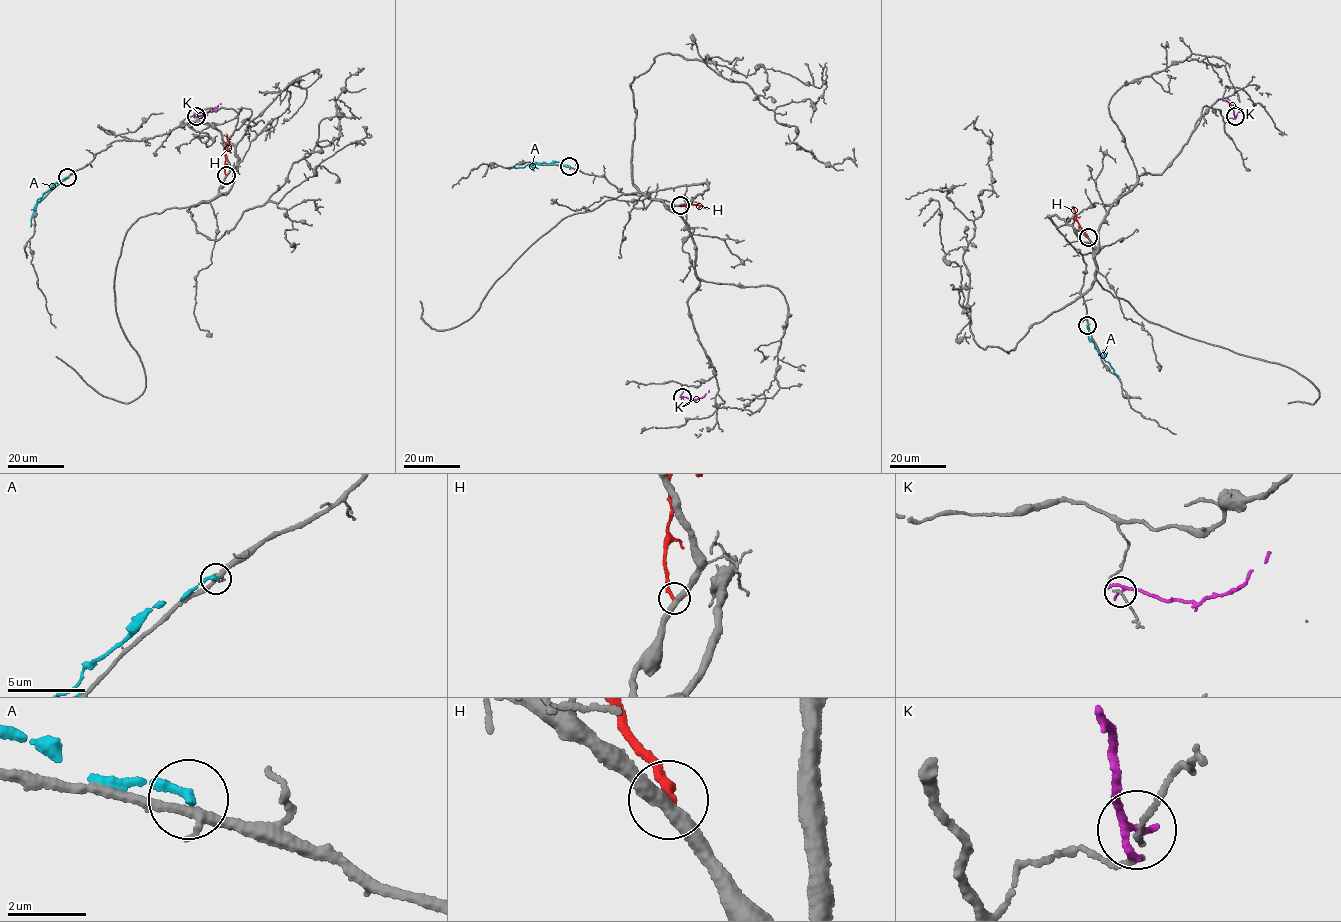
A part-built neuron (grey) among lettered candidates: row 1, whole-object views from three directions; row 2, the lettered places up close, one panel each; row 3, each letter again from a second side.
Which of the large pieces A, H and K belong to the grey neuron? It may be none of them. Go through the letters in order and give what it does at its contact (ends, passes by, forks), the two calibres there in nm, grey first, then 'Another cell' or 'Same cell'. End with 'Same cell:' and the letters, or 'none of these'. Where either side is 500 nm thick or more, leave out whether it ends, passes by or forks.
A: It ends there. Thickness 280 nm (grey) against 240 nm. Another cell
H: It ends there. Thickness 360 nm (grey) against 240 nm. Another cell
K: It ends there. Thickness 110 nm (grey) against 240 nm. Another cell
Same cell: none of these

